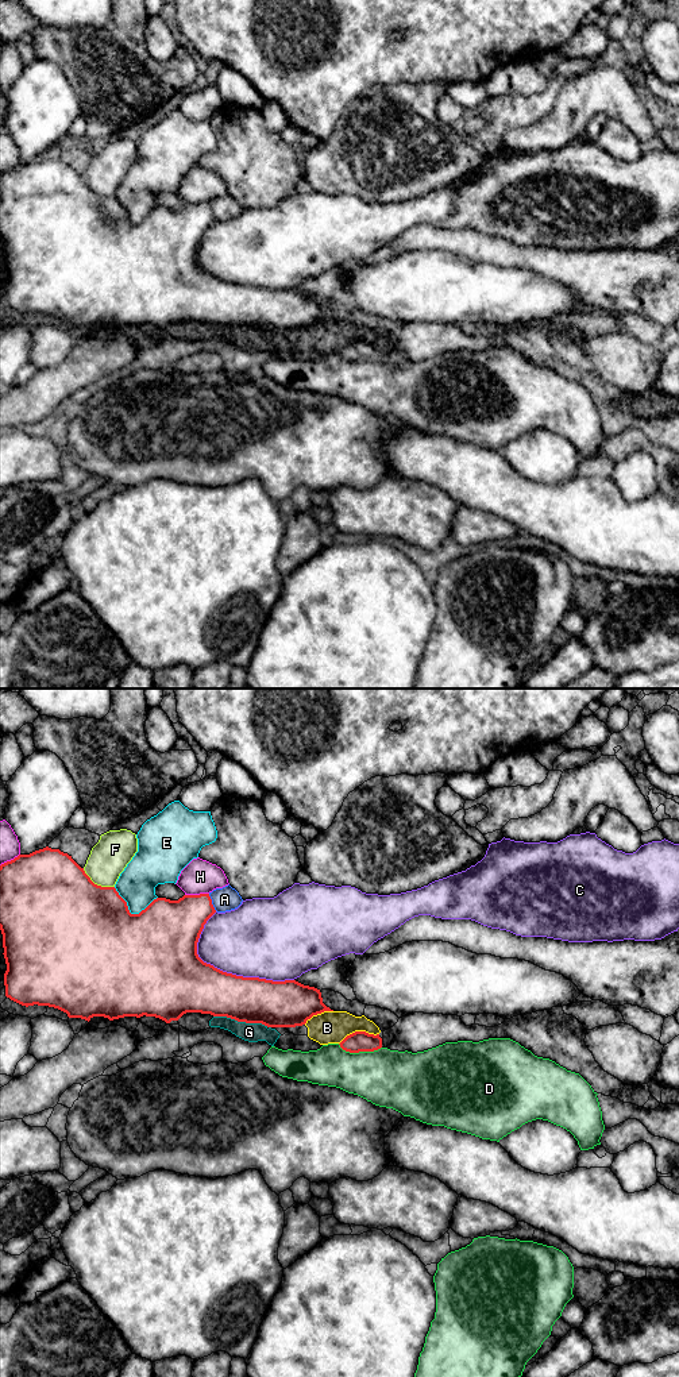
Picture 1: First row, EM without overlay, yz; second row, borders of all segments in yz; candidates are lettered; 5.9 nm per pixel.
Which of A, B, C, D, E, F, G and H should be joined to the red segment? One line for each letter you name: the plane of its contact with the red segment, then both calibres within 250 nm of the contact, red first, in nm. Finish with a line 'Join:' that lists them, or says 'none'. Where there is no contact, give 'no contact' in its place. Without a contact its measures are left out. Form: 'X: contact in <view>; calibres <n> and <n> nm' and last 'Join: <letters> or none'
Join: none

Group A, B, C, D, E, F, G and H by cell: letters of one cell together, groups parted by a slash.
A / B G / C / D / E / F / H

